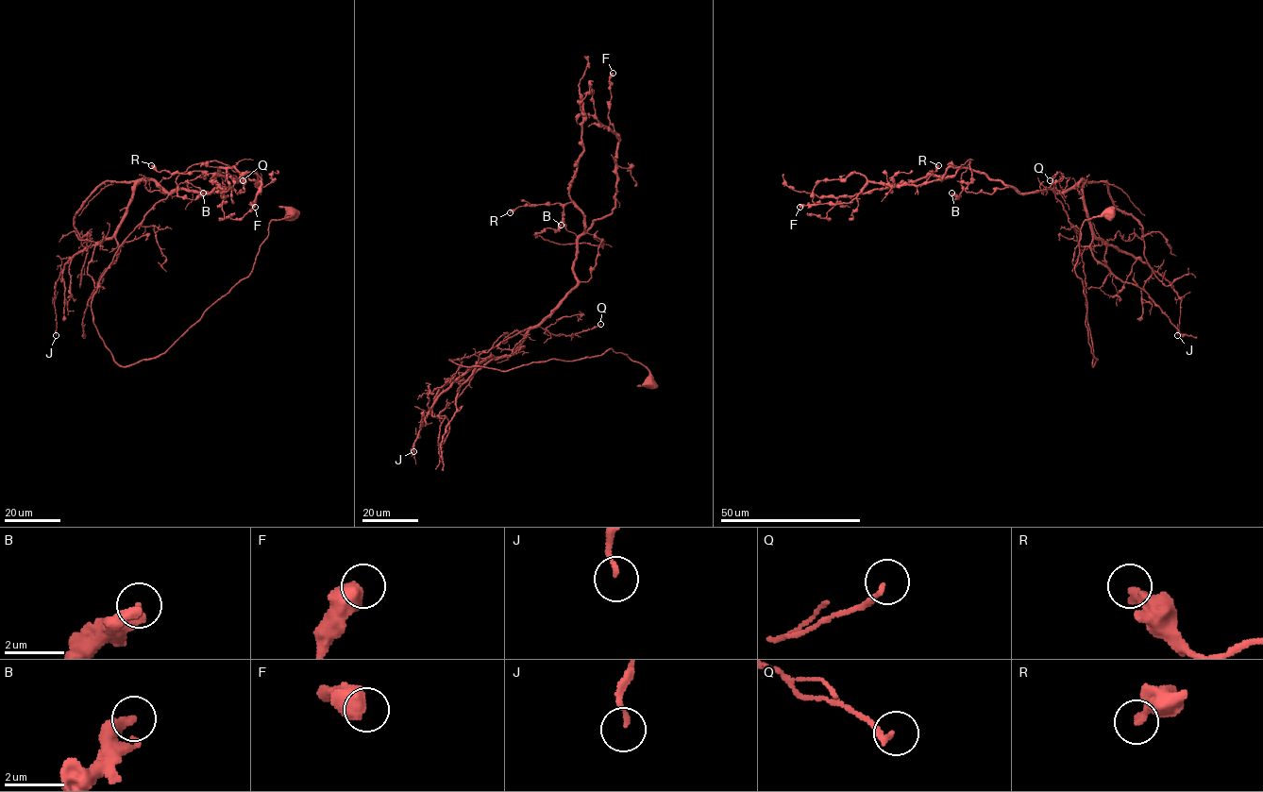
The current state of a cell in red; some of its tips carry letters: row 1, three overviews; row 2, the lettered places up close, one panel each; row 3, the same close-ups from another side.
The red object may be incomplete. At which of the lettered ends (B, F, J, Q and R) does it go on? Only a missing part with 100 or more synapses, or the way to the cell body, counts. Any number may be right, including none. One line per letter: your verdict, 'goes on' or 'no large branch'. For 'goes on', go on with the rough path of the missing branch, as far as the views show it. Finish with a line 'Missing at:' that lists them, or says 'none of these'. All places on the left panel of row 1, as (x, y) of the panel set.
B: no large branch
F: no large branch
J: no large branch
Q: no large branch
R: no large branch
Missing at: none of these

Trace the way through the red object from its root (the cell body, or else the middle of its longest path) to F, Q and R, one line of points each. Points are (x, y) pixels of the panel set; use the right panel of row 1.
F: (1109, 214), (1083, 223), (1075, 267), (1092, 366), (1078, 240), (1051, 190), (949, 167), (799, 207)
Q: (1109, 214), (1083, 223), (1075, 267), (1092, 366), (1082, 256), (1055, 198), (1062, 174), (1050, 180)
R: (1109, 214), (1083, 223), (1075, 267), (1092, 366), (1082, 256), (1054, 193), (964, 168), (930, 175), (938, 165)

